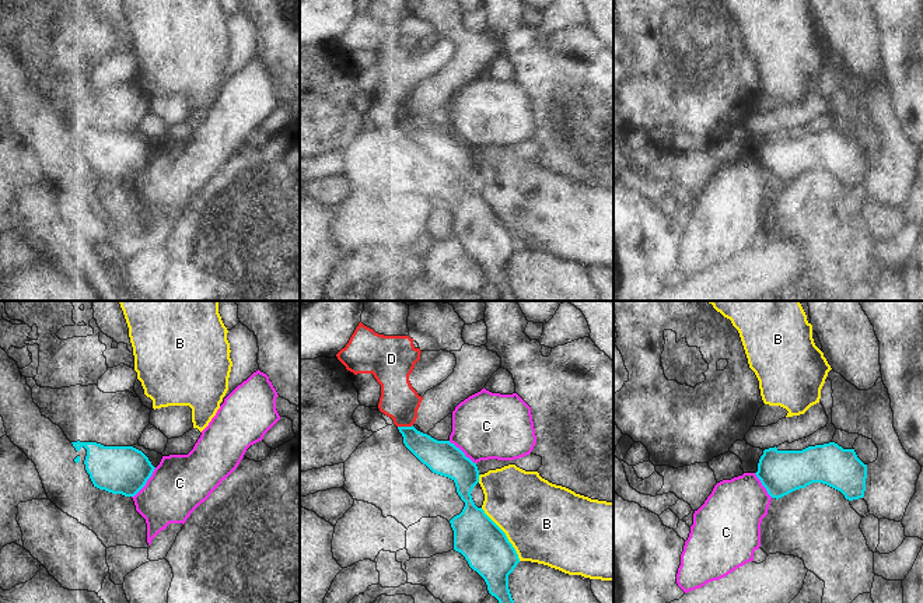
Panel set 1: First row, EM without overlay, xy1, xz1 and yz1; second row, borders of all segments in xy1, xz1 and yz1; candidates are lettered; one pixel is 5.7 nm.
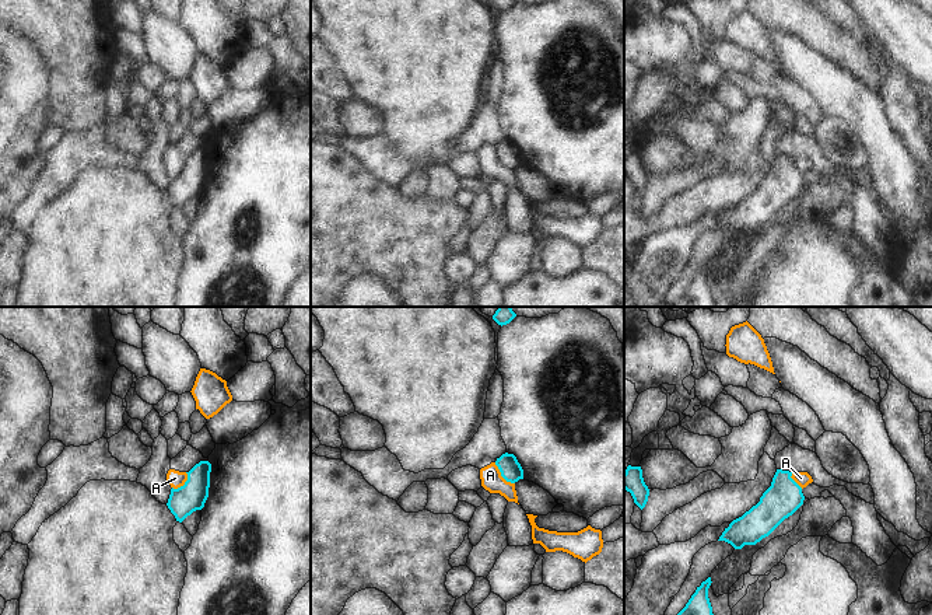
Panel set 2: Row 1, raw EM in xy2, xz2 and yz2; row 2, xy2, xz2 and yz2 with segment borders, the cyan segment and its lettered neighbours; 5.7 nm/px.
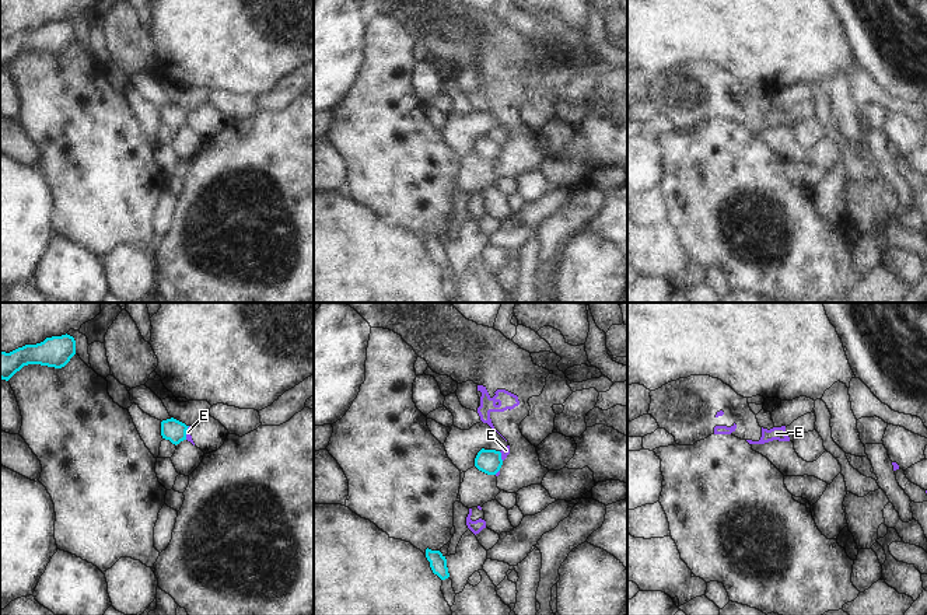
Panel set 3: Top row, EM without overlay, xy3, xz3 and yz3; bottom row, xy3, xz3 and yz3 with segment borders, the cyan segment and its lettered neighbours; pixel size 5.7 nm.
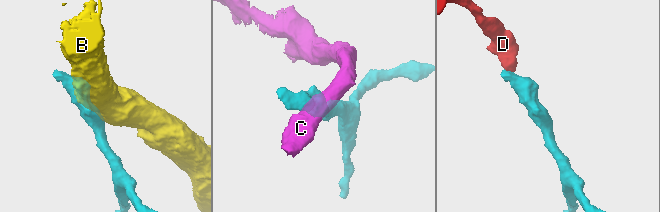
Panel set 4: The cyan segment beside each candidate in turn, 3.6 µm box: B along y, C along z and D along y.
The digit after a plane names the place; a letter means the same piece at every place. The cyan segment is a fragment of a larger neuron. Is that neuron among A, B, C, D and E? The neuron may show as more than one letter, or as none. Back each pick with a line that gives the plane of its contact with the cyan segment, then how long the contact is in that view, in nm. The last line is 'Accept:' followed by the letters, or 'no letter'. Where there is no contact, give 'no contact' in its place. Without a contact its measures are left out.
D: contact in xz1; length 90 nm
Accept: D

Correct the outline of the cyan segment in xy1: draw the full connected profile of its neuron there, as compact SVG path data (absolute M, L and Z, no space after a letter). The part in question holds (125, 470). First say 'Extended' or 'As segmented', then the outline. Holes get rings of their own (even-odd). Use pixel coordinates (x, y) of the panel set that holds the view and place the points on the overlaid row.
As segmented. M71 442L87 449L85 470L94 487L112 494L134 497L154 471L148 457L133 446L104 446L97 442Z

